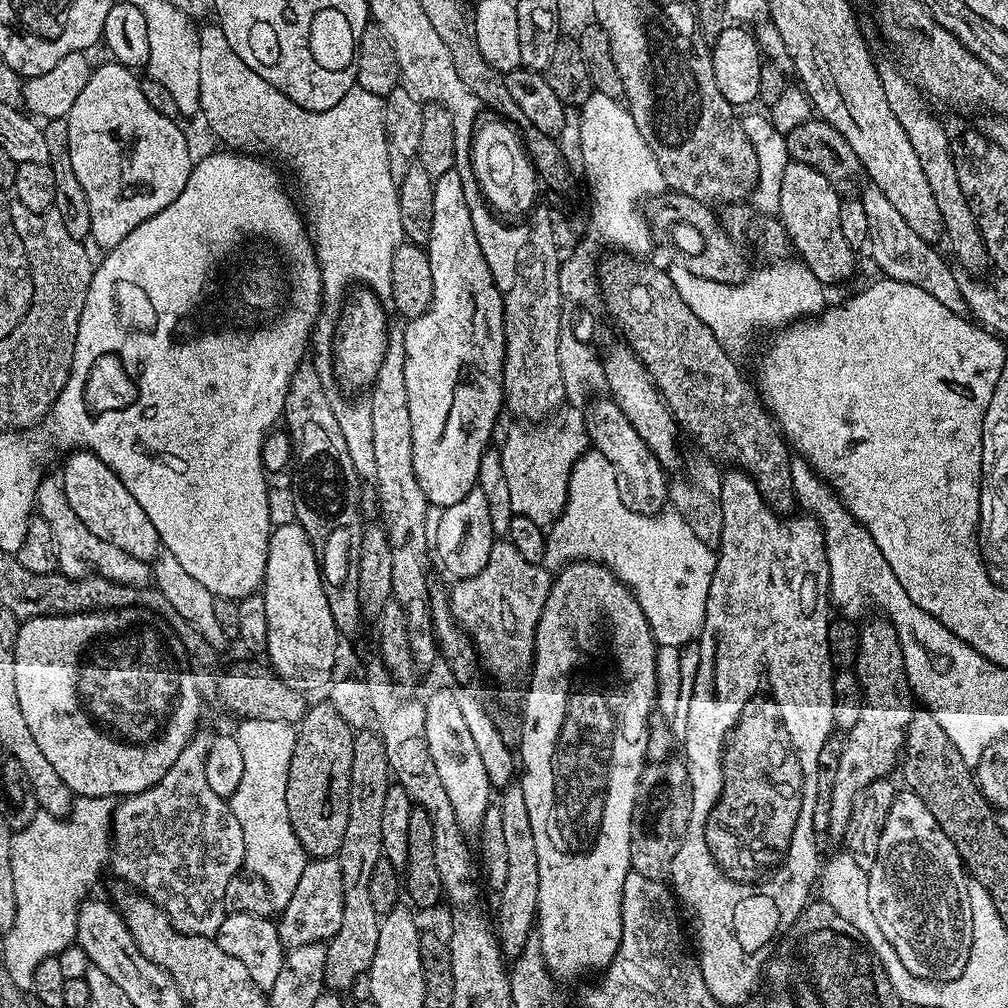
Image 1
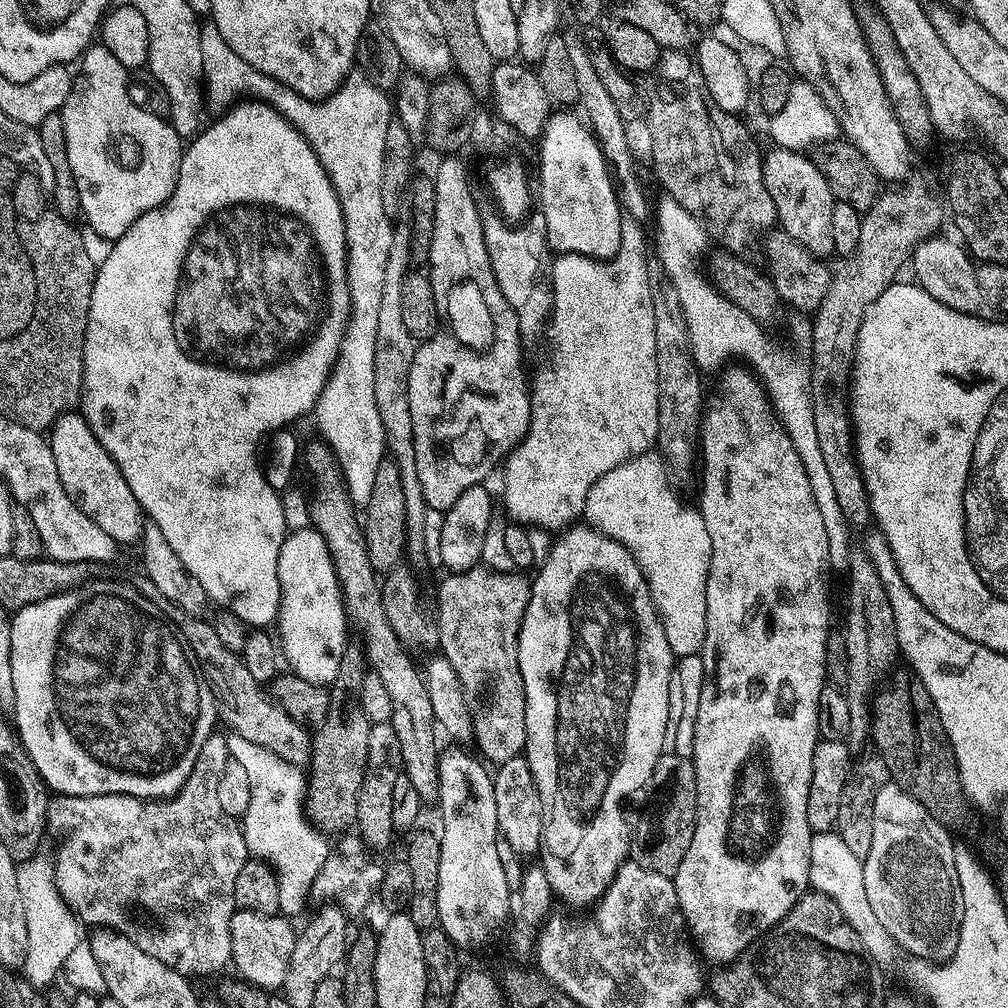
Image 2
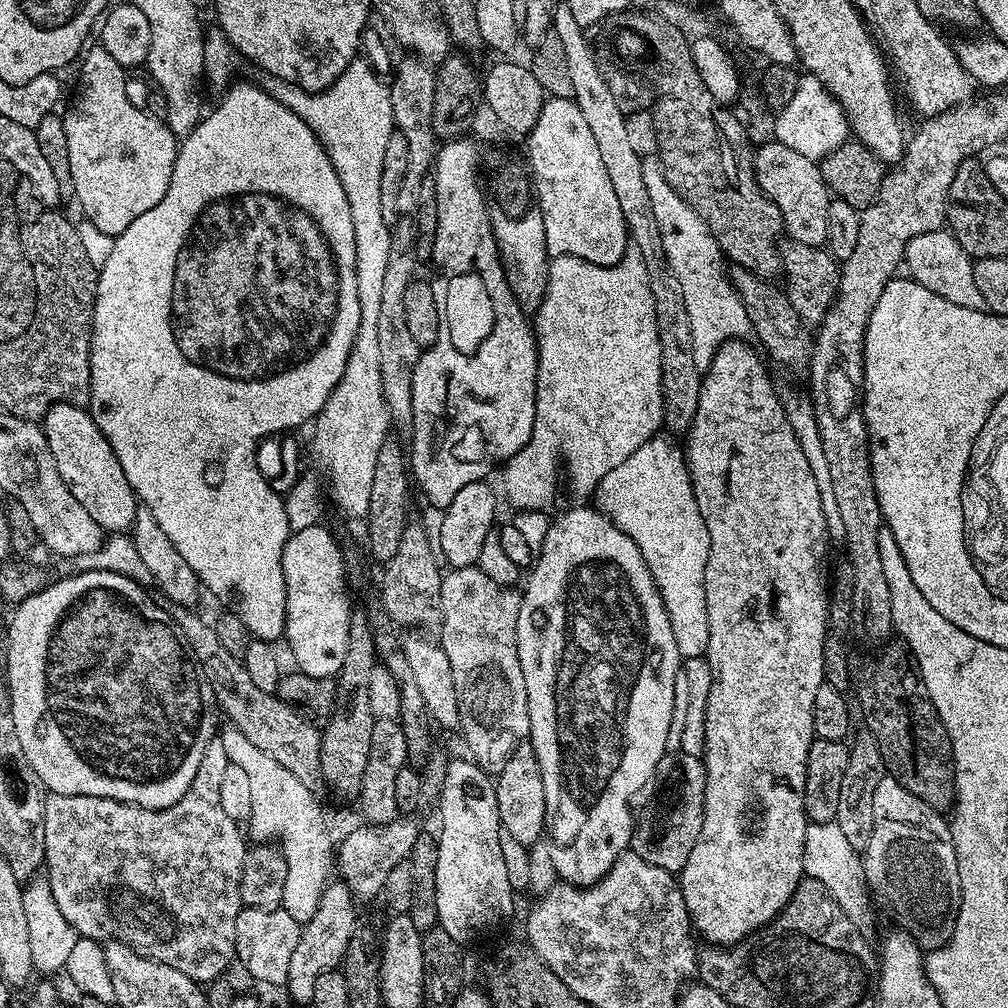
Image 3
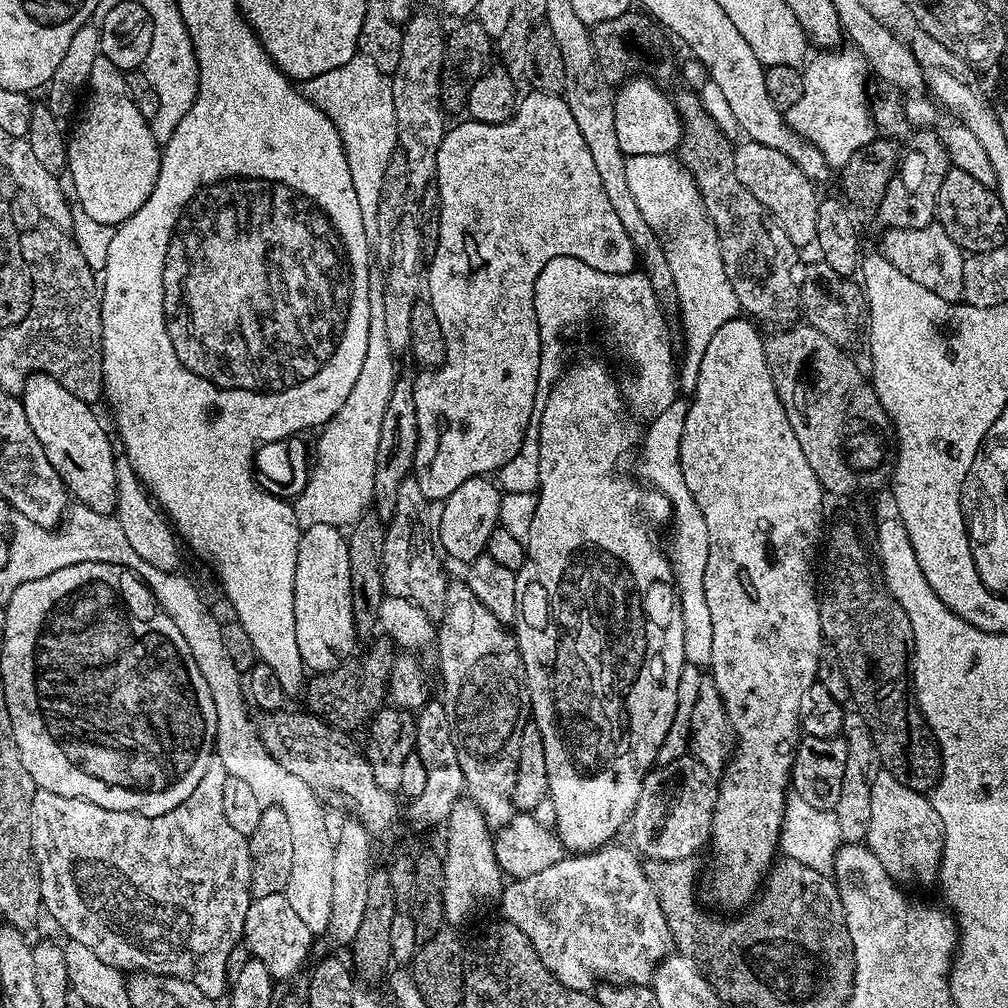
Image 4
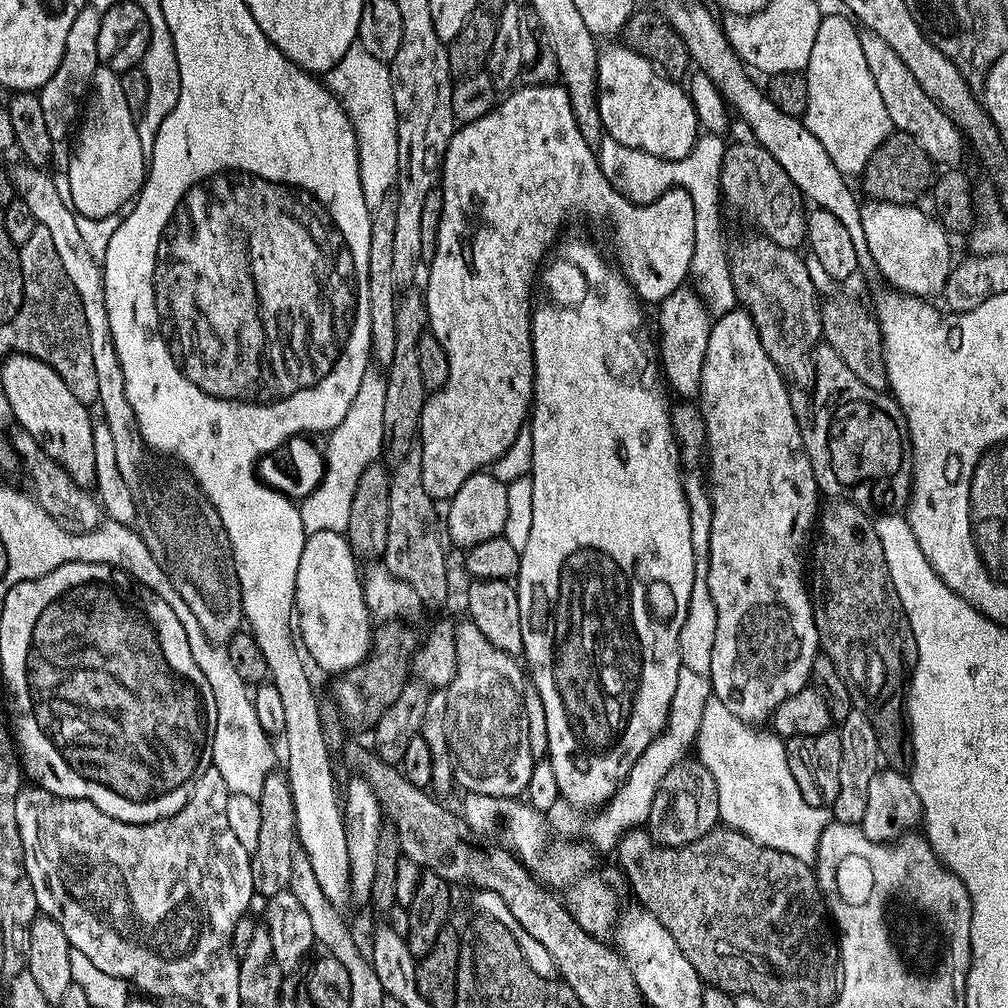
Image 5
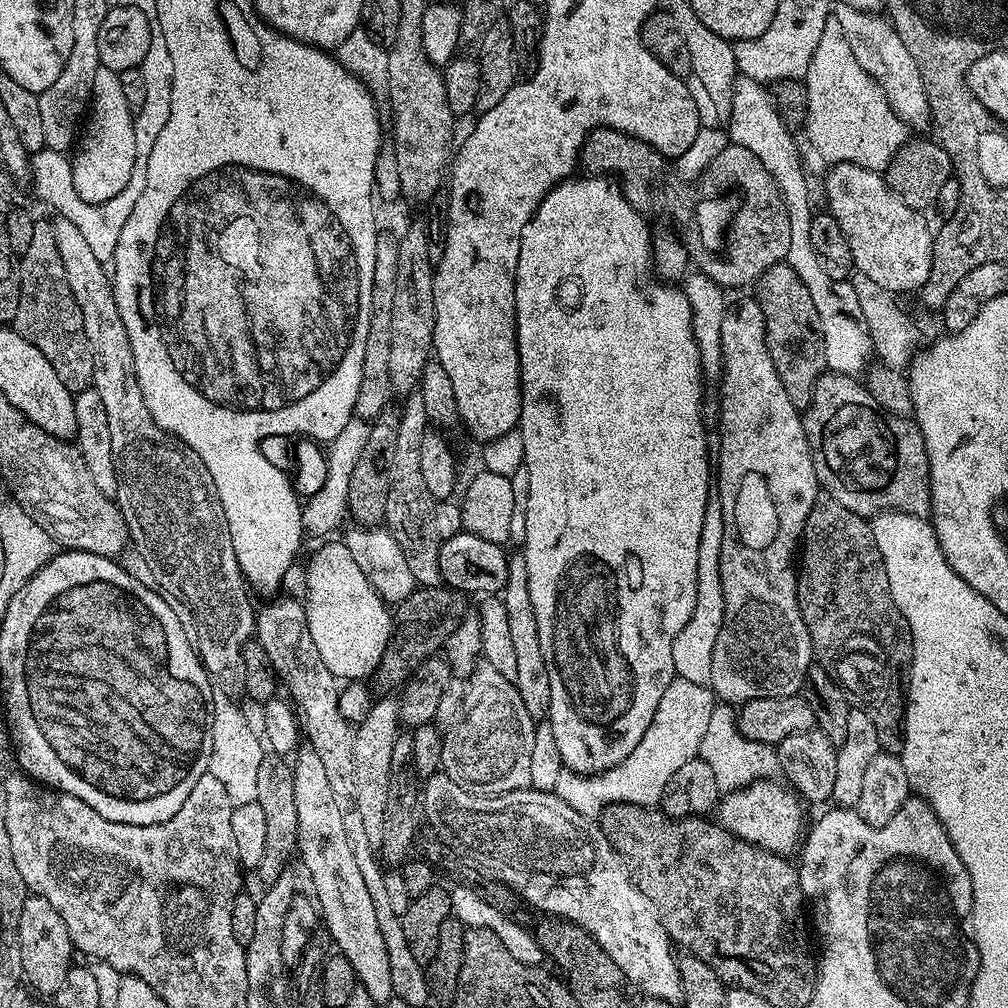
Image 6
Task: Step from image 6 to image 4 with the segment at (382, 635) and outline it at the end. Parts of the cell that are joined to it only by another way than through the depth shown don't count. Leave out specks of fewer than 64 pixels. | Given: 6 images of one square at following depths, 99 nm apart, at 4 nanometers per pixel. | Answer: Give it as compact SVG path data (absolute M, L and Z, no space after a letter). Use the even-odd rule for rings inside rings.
M310 526L300 533L294 570L294 634L298 634L298 654L302 654L305 669L313 673L329 672L345 663L353 655L352 647L357 647L356 623L352 617L348 542L345 533L334 526Z

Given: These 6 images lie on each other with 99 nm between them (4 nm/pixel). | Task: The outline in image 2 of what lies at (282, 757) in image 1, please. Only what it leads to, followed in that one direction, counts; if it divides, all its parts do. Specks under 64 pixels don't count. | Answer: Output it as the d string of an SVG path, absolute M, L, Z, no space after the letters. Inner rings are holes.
M235 734L228 736L228 755L246 766L246 778L250 778L250 806L246 806L246 814L242 818L244 841L248 851L255 859L263 860L274 869L278 878L280 912L285 917L296 918L303 910L304 902L306 904L309 901L312 882L330 851L330 845L324 841L327 839L308 823L308 817L304 814L305 773L297 765L283 760L276 752L269 752L268 749Z

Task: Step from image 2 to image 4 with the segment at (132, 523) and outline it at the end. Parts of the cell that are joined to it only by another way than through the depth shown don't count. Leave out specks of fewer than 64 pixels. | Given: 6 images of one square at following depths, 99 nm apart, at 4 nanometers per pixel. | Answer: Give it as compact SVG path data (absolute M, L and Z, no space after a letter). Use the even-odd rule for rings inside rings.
M41 372L28 377L28 381L24 384L22 403L26 410L26 422L30 422L30 430L34 430L38 442L42 442L42 450L46 450L46 458L50 458L50 466L54 466L54 470L58 470L64 487L74 497L75 503L85 504L98 514L113 515L116 511L116 461L118 456L117 453L112 453L114 440L110 432L110 437L108 437L107 430L100 425L99 418L92 413L95 412L93 405L82 402L82 398L74 398L74 394L70 394L70 390L66 390L66 386L58 386L58 382L54 382L54 378Z

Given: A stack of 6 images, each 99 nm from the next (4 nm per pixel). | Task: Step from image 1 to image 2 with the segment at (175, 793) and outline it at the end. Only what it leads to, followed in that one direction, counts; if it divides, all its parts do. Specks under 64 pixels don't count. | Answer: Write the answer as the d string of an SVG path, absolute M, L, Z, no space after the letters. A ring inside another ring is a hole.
M213 734L202 742L202 750L198 750L198 762L194 762L194 770L186 778L186 782L171 798L159 800L140 800L137 796L62 796L53 795L48 801L47 821L52 827L60 826L68 832L68 837L61 844L57 858L54 858L55 882L65 902L85 925L101 926L103 929L120 932L138 950L146 950L150 958L158 958L166 966L170 966L183 976L193 977L194 974L216 972L219 968L229 967L232 951L230 950L230 918L237 912L234 902L234 881L238 878L238 870L250 859L250 853L244 841L243 827L233 817L222 810L218 802L218 782L222 778L222 770L226 770L230 757L228 755L228 736Z

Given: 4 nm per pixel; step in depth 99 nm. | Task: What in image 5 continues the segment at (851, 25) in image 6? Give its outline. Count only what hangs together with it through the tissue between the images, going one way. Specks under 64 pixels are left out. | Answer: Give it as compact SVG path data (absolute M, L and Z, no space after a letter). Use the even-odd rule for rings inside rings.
M865 29L860 32L862 42L862 54L866 57L866 64L870 74L874 76L874 82L885 103L886 112L890 116L891 124L895 131L910 134L914 142L925 150L933 163L946 168L957 167L957 164L966 149L963 133L953 123L952 119L941 110L940 107L923 90L922 86L915 81L914 74L910 73L906 64L902 62L898 54L878 34Z

